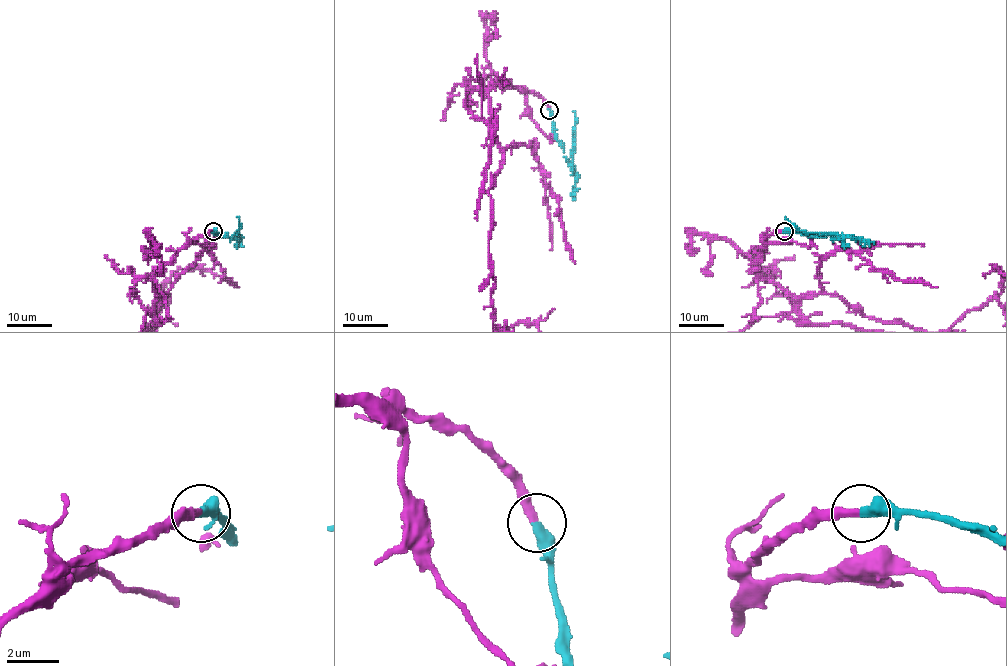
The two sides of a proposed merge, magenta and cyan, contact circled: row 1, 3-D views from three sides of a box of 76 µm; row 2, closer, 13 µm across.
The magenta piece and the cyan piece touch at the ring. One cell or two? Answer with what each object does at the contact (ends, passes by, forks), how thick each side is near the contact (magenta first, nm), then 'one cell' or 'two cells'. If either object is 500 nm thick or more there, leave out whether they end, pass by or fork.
magenta ends | cyan ends | 320/440 nm | one cell

